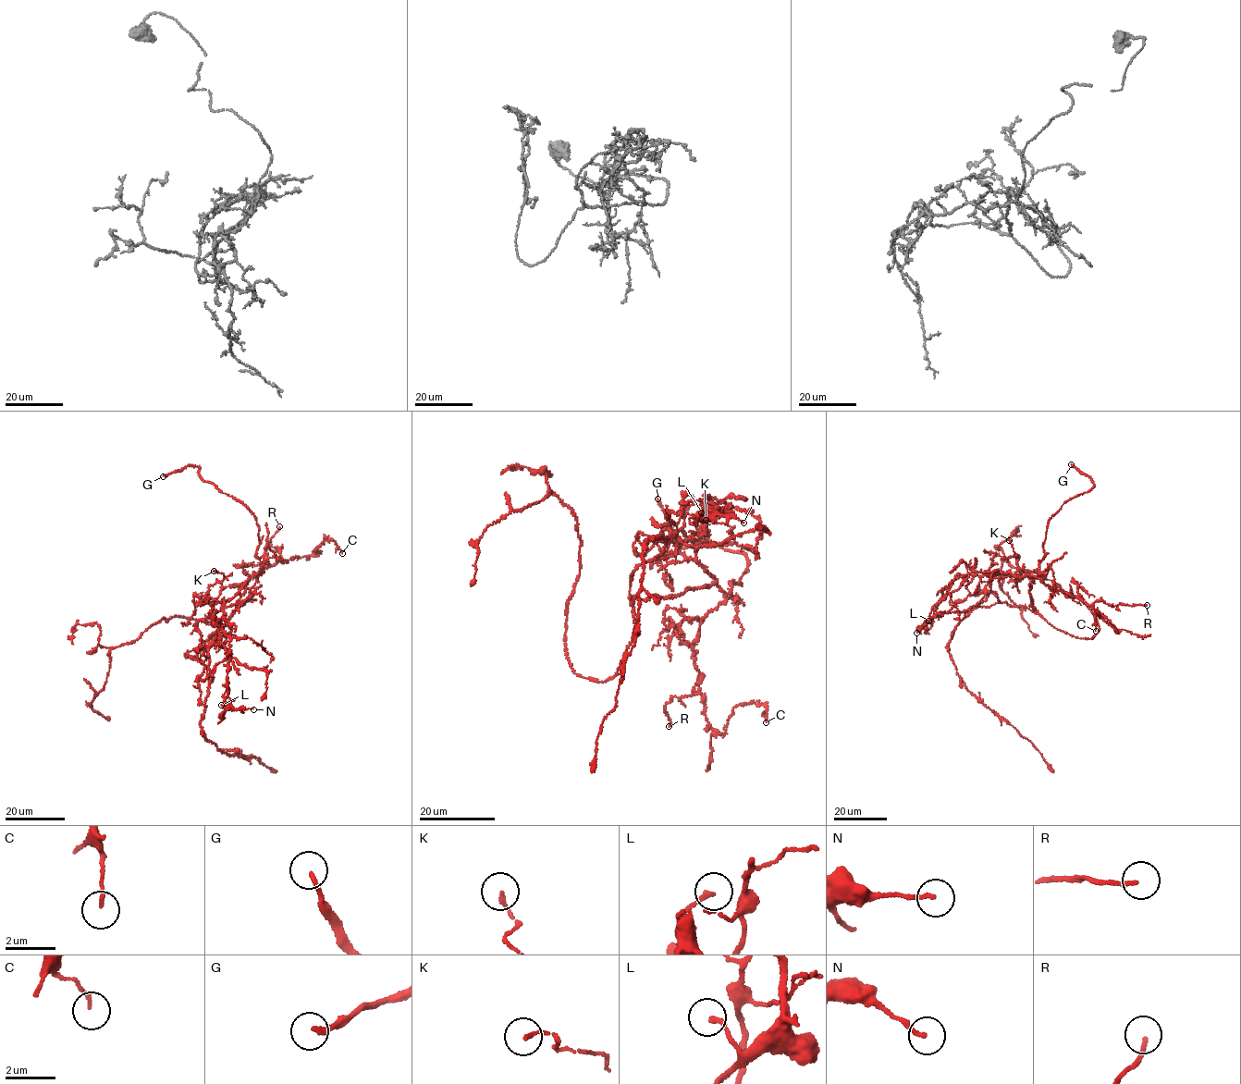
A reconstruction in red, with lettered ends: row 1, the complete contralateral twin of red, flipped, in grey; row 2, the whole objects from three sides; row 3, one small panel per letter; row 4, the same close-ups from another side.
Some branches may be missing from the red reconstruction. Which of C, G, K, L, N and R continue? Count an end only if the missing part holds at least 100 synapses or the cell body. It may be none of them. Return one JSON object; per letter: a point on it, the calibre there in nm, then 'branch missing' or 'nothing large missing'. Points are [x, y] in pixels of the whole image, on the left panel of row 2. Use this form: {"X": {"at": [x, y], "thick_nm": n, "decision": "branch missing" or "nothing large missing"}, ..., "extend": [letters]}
{"C": {"at": [342, 553], "thick_nm": 110, "decision": "nothing large missing"}, "G": {"at": [163, 476], "thick_nm": 180, "decision": "branch missing"}, "K": {"at": [214, 571], "thick_nm": 130, "decision": "nothing large missing"}, "L": {"at": [221, 705], "thick_nm": 170, "decision": "nothing large missing"}, "N": {"at": [253, 709], "thick_nm": 150, "decision": "nothing large missing"}, "R": {"at": [279, 526], "thick_nm": 140, "decision": "nothing large missing"}, "extend": ["G"]}

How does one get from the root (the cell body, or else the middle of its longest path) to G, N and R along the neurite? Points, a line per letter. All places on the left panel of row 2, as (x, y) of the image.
G: (227, 635), (211, 635), (261, 567), (256, 518), (203, 481), (195, 466), (163, 476)
N: (227, 635), (205, 640), (198, 651), (213, 644), (220, 621), (230, 705), (253, 709)
R: (227, 635), (211, 635), (235, 611), (248, 580), (280, 559), (281, 548), (268, 544), (279, 526)

